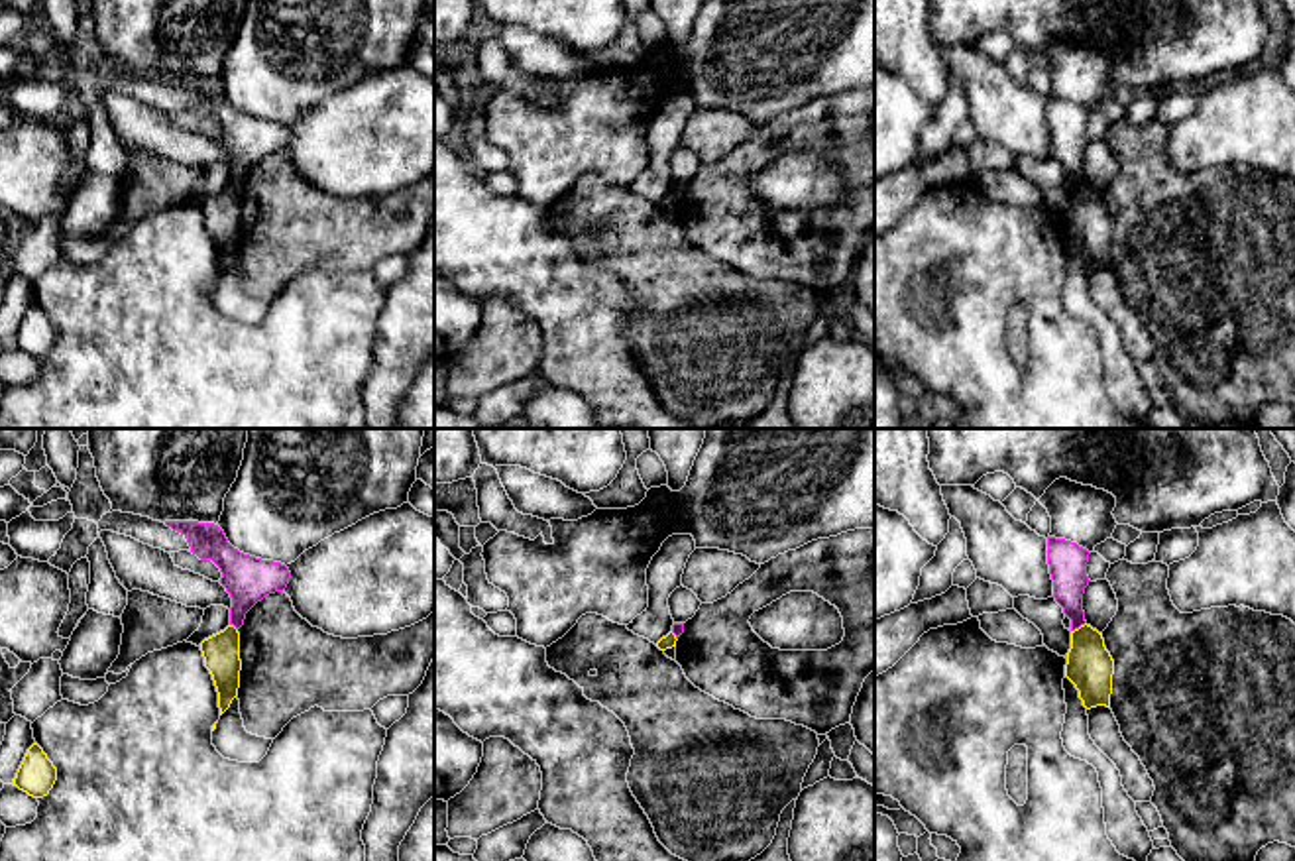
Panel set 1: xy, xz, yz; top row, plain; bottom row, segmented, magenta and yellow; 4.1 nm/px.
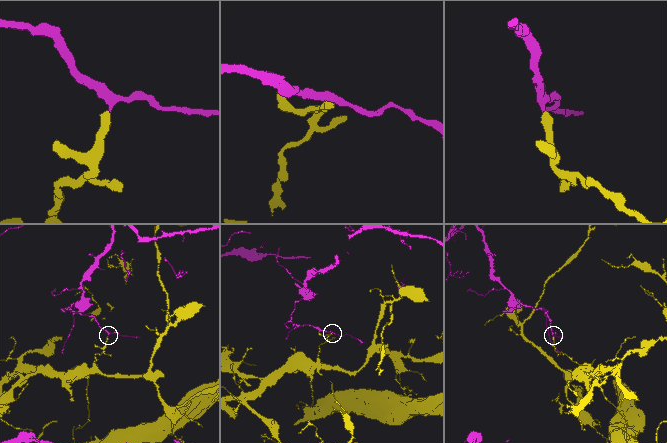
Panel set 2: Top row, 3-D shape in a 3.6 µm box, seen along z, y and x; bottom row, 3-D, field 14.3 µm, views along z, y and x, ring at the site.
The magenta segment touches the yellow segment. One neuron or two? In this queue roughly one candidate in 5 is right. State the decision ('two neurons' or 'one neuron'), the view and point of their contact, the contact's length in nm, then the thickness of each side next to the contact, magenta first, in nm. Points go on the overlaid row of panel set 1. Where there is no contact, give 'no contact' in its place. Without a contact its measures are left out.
two neurons; contact yz (1077, 628); length 80 nm; calibres 150 and 190 nm

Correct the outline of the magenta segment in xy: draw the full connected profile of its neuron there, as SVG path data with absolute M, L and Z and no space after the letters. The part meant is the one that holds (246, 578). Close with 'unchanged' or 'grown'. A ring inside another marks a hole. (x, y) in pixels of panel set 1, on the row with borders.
M165 521L165 525L187 539L193 554L220 568L220 584L232 598L230 625L236 629L257 602L283 592L289 584L291 572L285 564L240 552L214 523Z | unchanged

